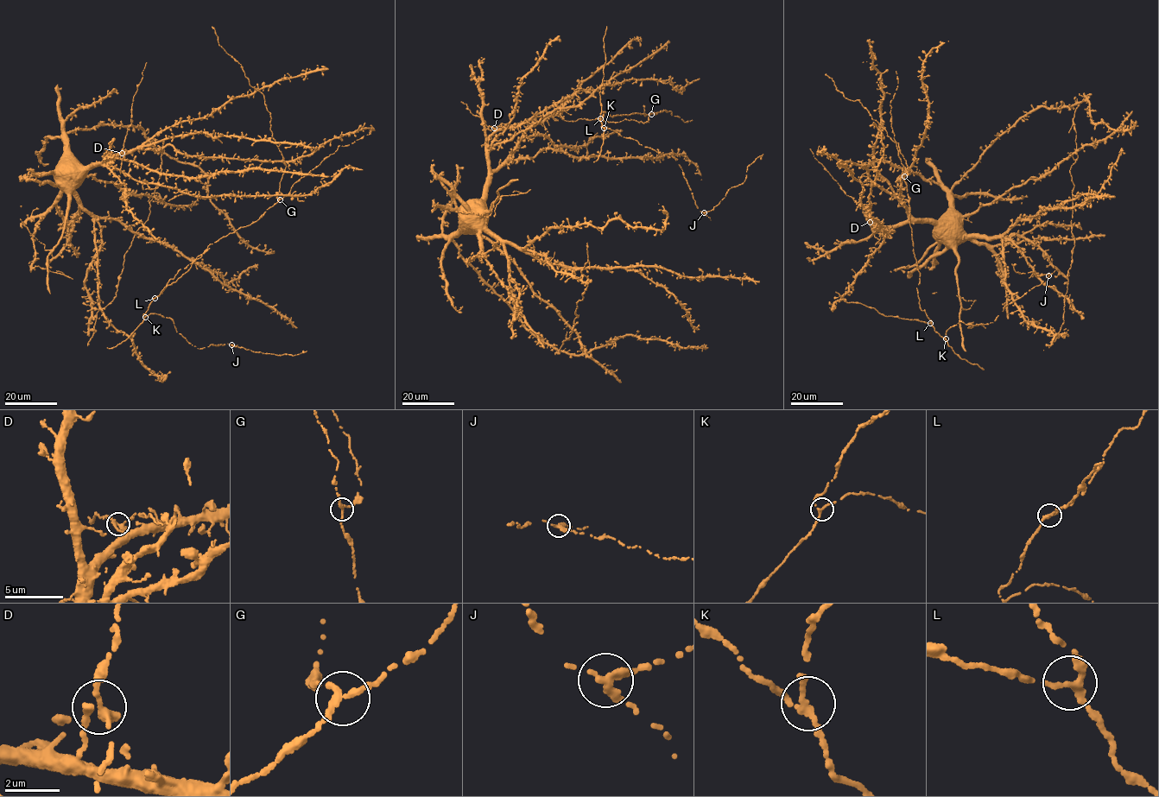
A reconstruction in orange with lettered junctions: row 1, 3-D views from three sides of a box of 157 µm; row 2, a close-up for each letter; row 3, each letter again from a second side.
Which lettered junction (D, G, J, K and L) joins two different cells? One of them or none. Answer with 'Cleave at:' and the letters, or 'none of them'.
Cleave at: J

